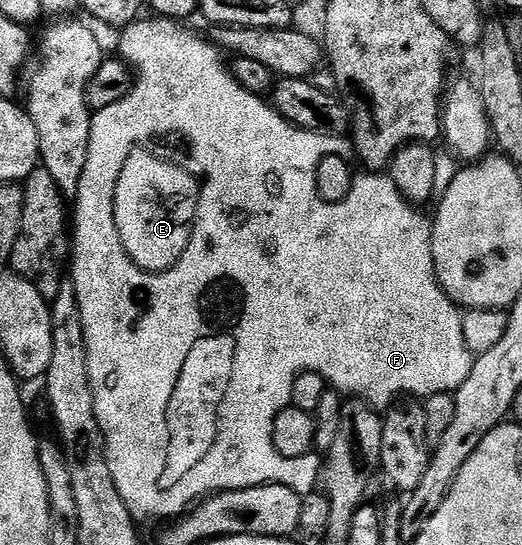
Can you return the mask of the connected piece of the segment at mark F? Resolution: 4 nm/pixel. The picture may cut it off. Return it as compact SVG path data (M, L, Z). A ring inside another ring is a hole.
M156 17L155 22L143 22L144 20L136 20L122 31L123 39L119 42L118 57L122 58L132 71L137 75L134 79L131 90L121 100L117 100L117 104L109 104L109 108L94 111L91 120L91 131L89 132L89 142L87 144L87 155L85 156L85 164L81 172L80 180L76 185L73 195L75 201L75 210L73 206L73 245L69 250L69 274L71 270L70 285L74 287L76 304L79 307L79 320L83 328L83 349L86 351L86 375L90 382L90 391L92 396L92 404L95 405L95 419L99 425L99 435L103 437L103 453L107 456L107 464L109 472L113 478L113 484L117 484L117 492L121 492L121 500L125 500L125 504L129 508L131 517L136 520L142 518L167 518L166 520L174 520L181 514L187 513L188 509L200 500L212 495L220 494L222 490L240 490L241 488L253 488L254 486L268 486L269 484L281 484L285 488L293 488L293 492L297 492L300 496L316 493L317 487L321 482L321 462L314 453L305 455L304 458L286 458L281 456L281 452L277 452L277 448L273 448L271 443L271 425L277 416L277 412L281 412L286 406L291 405L291 385L296 374L302 374L308 370L317 376L323 378L324 383L332 391L338 392L343 396L354 396L358 401L367 403L372 408L387 408L392 405L391 402L398 394L412 394L415 398L426 400L432 398L435 394L454 395L461 384L465 384L465 380L471 371L471 363L473 356L469 352L469 348L465 344L465 338L461 332L460 307L456 306L450 298L447 297L445 291L439 287L439 281L435 279L435 265L431 259L431 231L429 229L428 219L423 219L418 214L416 207L408 203L407 199L401 197L399 190L391 183L390 177L383 172L363 172L363 175L356 177L351 183L351 190L339 202L322 202L319 194L315 190L315 169L317 164L323 159L325 147L323 147L322 133L314 130L302 130L293 125L292 122L285 121L269 105L260 95L252 94L246 90L243 85L235 79L234 73L223 63L224 55L210 41L198 38L195 34L190 34L186 30L186 25L180 24L178 21L170 18ZM166 134L176 134L179 138L187 141L187 162L192 174L199 182L199 201L195 203L195 220L191 224L191 239L185 248L185 252L177 260L175 266L163 271L161 274L149 274L145 270L139 269L131 262L130 256L123 250L121 244L121 236L115 227L115 217L111 211L111 201L115 198L115 185L119 179L121 168L125 164L129 148L138 147L146 138L163 138Z

